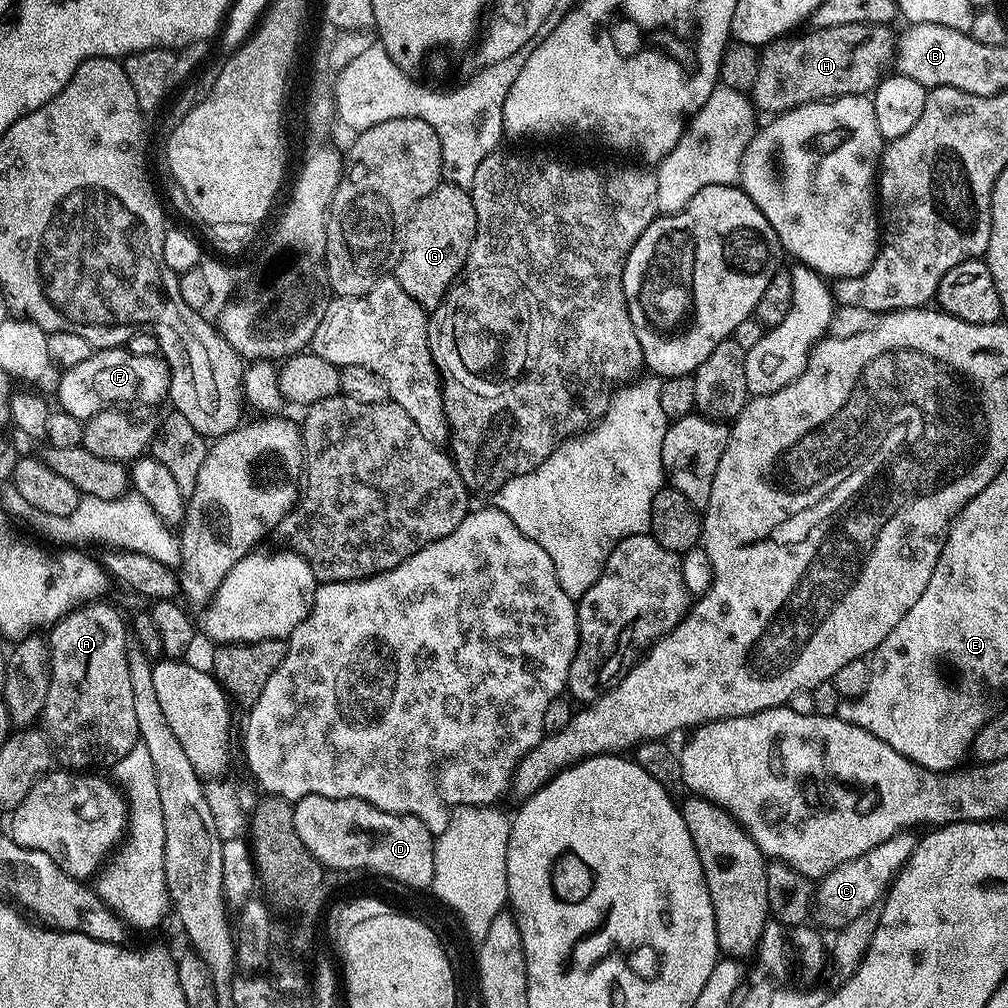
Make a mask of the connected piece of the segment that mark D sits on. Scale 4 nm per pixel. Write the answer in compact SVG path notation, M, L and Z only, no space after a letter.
M307 796L292 804L294 814L294 830L298 830L298 838L302 838L302 846L314 854L325 869L339 868L345 870L349 865L366 864L368 872L371 867L380 871L391 872L411 884L426 884L432 874L431 849L436 845L430 829L418 818L399 816L386 810L378 810L378 806L370 806L370 802L358 798L326 798L325 796Z

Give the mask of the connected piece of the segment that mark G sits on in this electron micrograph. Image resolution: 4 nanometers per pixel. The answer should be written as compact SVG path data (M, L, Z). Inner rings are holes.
M442 182L412 209L404 227L404 245L394 269L394 278L425 310L438 307L448 289L463 273L464 263L476 233L476 215L471 191Z

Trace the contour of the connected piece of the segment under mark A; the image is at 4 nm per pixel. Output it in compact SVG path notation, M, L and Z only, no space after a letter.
M104 603L73 608L46 636L48 689L42 728L55 759L68 770L111 769L140 738L128 665L130 632L119 610Z

